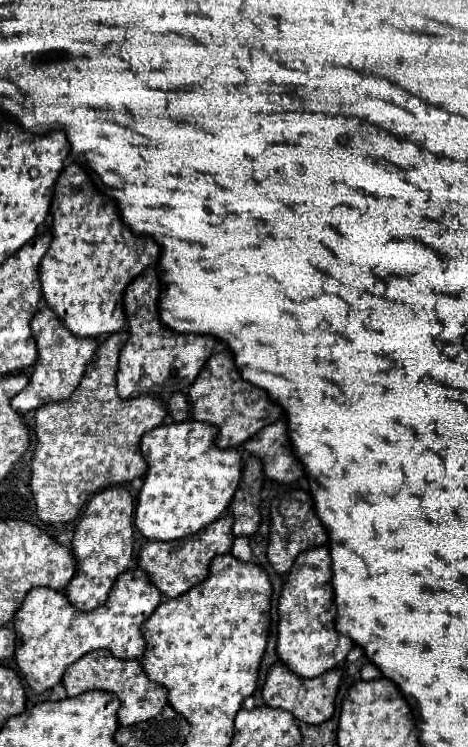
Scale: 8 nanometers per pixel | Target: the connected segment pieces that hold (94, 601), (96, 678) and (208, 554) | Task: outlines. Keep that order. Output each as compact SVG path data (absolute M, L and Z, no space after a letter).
M105 488L89 500L75 528L71 552L77 560L77 570L65 588L65 596L77 610L95 610L107 600L111 584L127 570L133 554L133 498L125 488Z
M95 650L67 666L67 672L63 674L63 686L67 690L67 696L79 696L89 690L113 692L121 702L119 726L133 726L155 718L167 704L167 690L147 680L147 676L141 670L143 668L137 660L115 660L115 656L111 656L107 650Z
M223 514L213 524L205 526L197 534L187 536L183 540L173 540L173 542L167 542L167 544L147 542L141 548L139 556L137 556L137 564L147 574L147 578L151 580L151 584L157 586L157 590L163 596L177 598L183 592L187 592L189 588L193 588L197 582L203 582L203 578L207 578L207 574L209 574L209 562L217 554L227 554L231 550L233 540L235 540L231 536L231 524L233 524L231 514Z

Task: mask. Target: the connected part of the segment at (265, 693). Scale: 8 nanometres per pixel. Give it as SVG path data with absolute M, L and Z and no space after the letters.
M277 662L269 668L261 696L267 706L287 710L301 722L323 724L325 720L333 716L335 694L339 690L339 682L341 682L341 670L329 670L323 676L317 676L315 680L299 680L299 676L291 676L291 672L287 672L287 668L283 668L283 664Z

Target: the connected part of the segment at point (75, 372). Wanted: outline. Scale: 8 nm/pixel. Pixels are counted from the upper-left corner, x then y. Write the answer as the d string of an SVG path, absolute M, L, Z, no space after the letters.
M49 308L39 310L33 316L29 326L31 326L33 338L37 342L39 356L33 366L33 374L29 376L29 384L11 400L11 406L17 412L29 412L29 410L37 410L39 406L43 406L47 402L67 400L79 386L79 380L83 378L83 372L85 372L87 364L91 362L91 356L95 354L95 348L97 348L95 340L69 334L67 328L61 326L59 318L53 312L49 312Z

